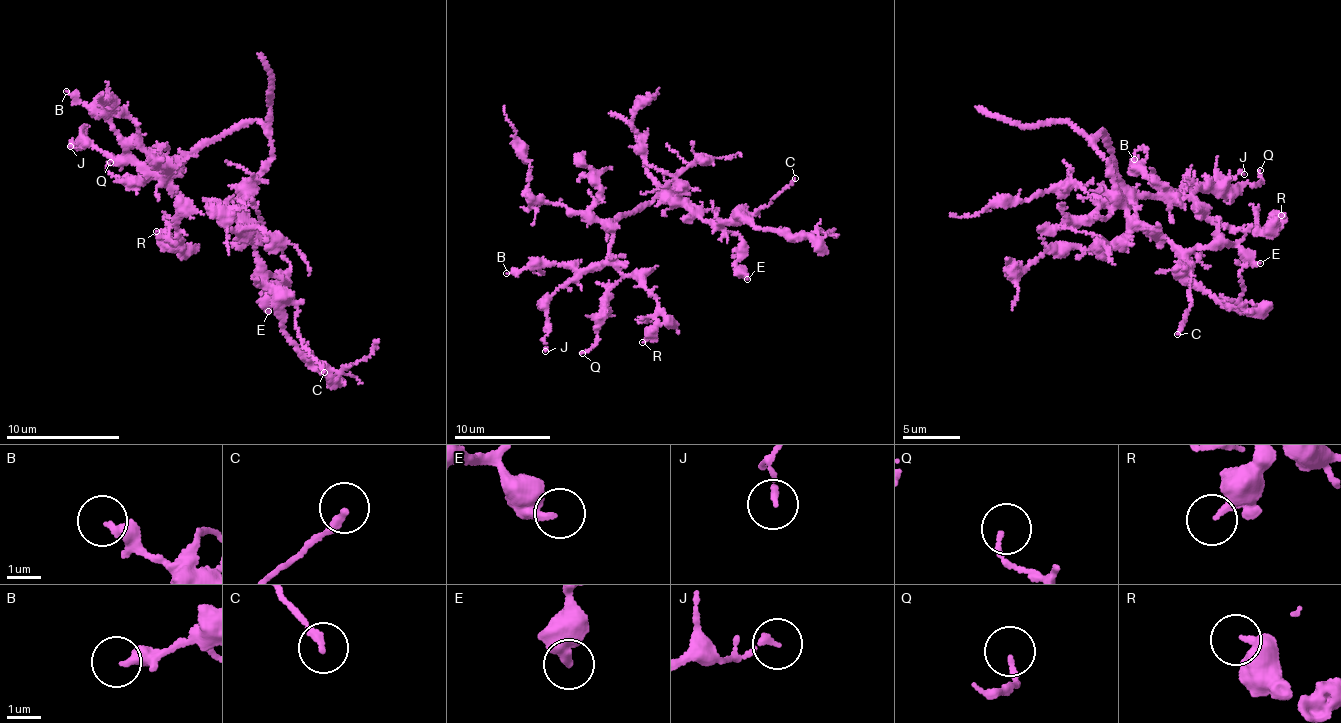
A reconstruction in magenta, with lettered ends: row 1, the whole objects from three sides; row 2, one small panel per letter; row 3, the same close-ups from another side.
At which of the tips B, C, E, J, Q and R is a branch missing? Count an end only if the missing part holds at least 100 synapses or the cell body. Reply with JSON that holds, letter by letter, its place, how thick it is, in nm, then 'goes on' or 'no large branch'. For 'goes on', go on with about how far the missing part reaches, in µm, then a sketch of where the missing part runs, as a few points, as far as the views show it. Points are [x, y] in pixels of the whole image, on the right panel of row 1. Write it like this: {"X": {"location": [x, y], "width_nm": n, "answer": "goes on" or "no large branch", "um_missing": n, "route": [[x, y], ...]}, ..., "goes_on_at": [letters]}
{"B": {"location": [1134, 159], "width_nm": 260, "answer": "no large branch"}, "C": {"location": [1177, 334], "width_nm": 240, "answer": "no large branch"}, "E": {"location": [1260, 263], "width_nm": 340, "answer": "no large branch"}, "J": {"location": [1244, 174], "width_nm": 180, "answer": "no large branch"}, "Q": {"location": [1260, 170], "width_nm": 130, "answer": "no large branch"}, "R": {"location": [1281, 215], "width_nm": 280, "answer": "no large branch"}, "goes_on_at": []}

